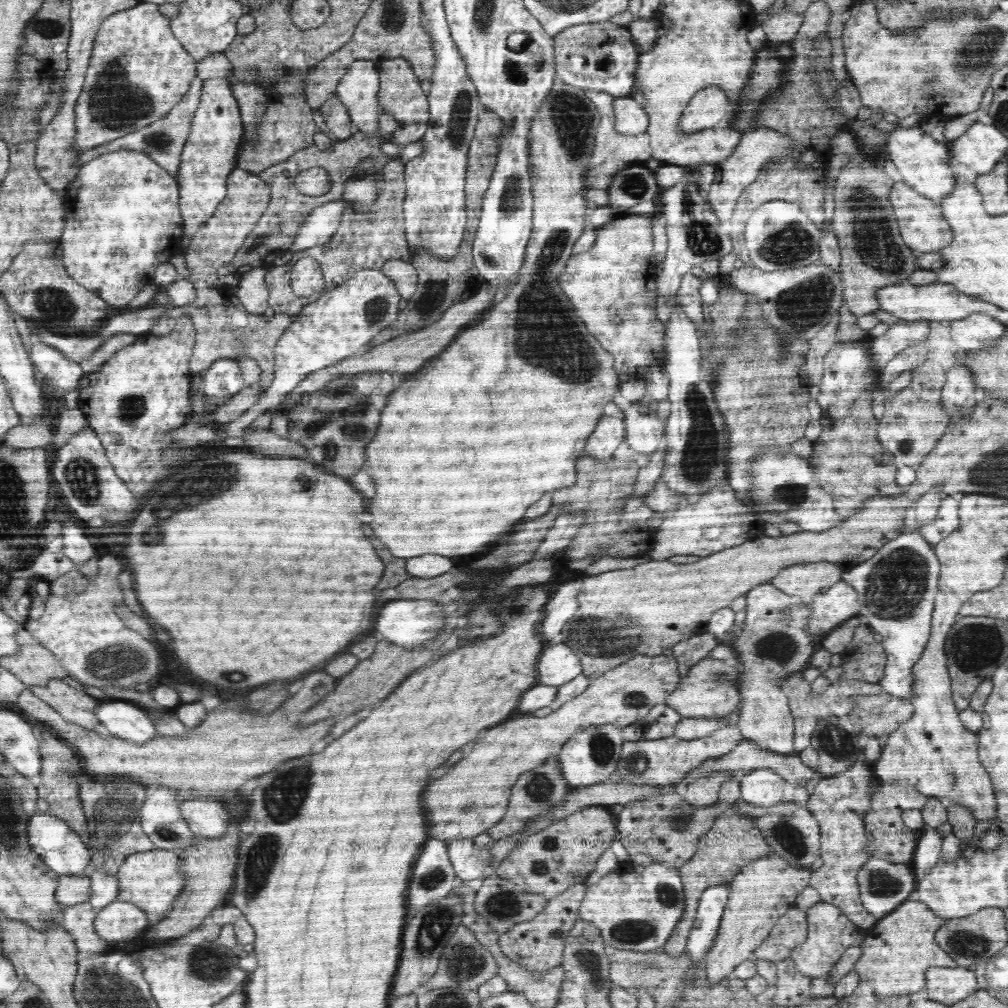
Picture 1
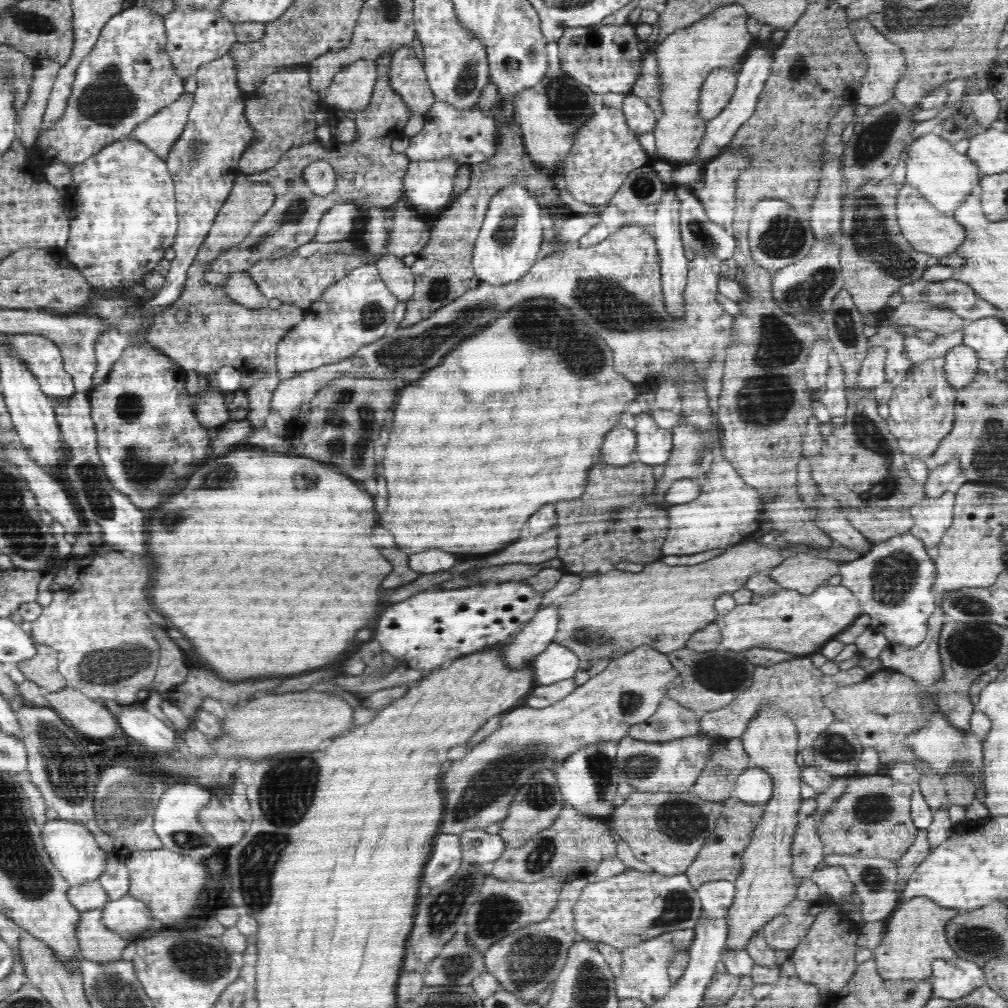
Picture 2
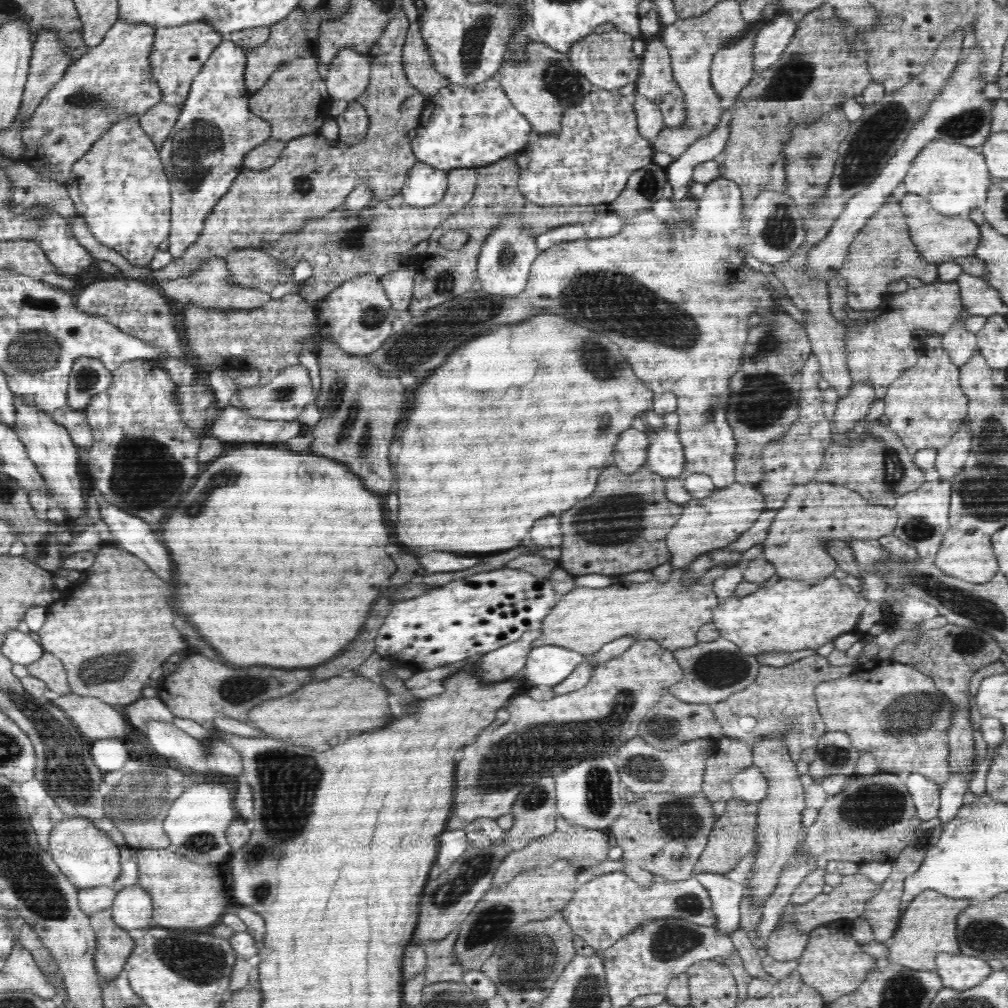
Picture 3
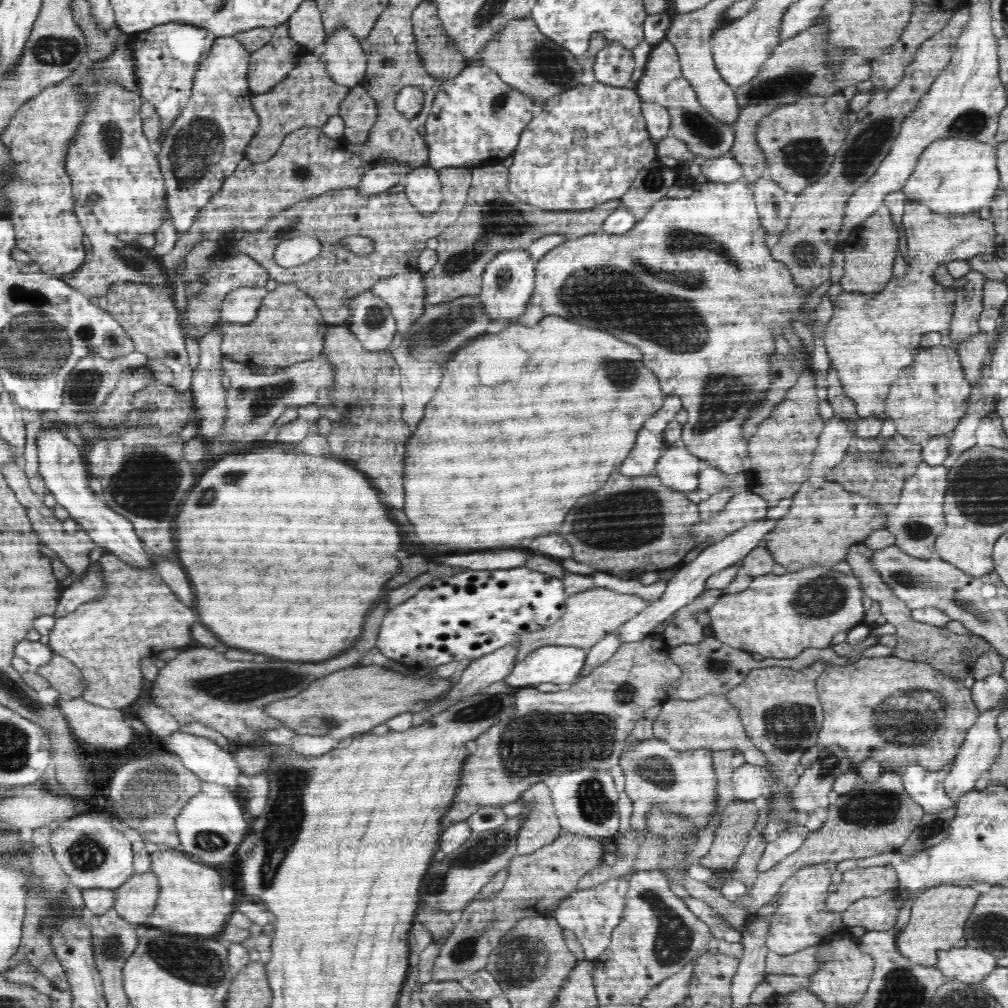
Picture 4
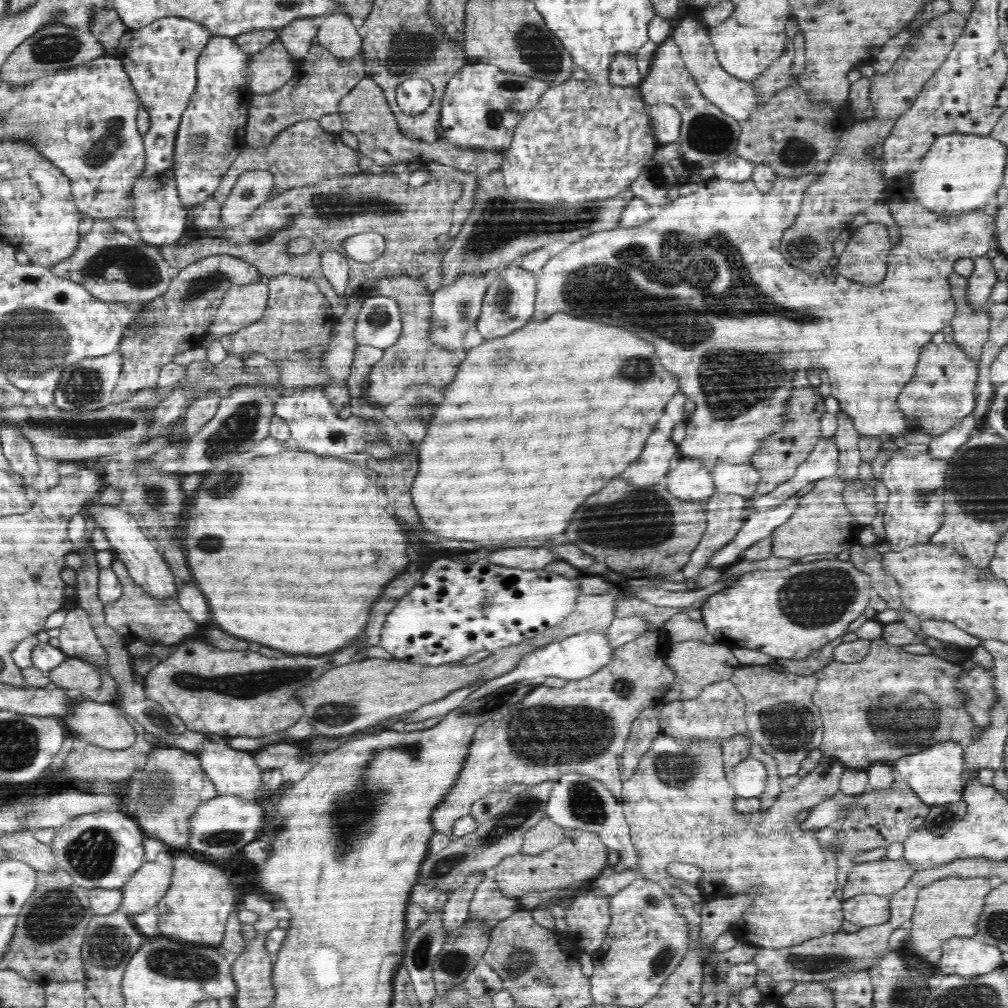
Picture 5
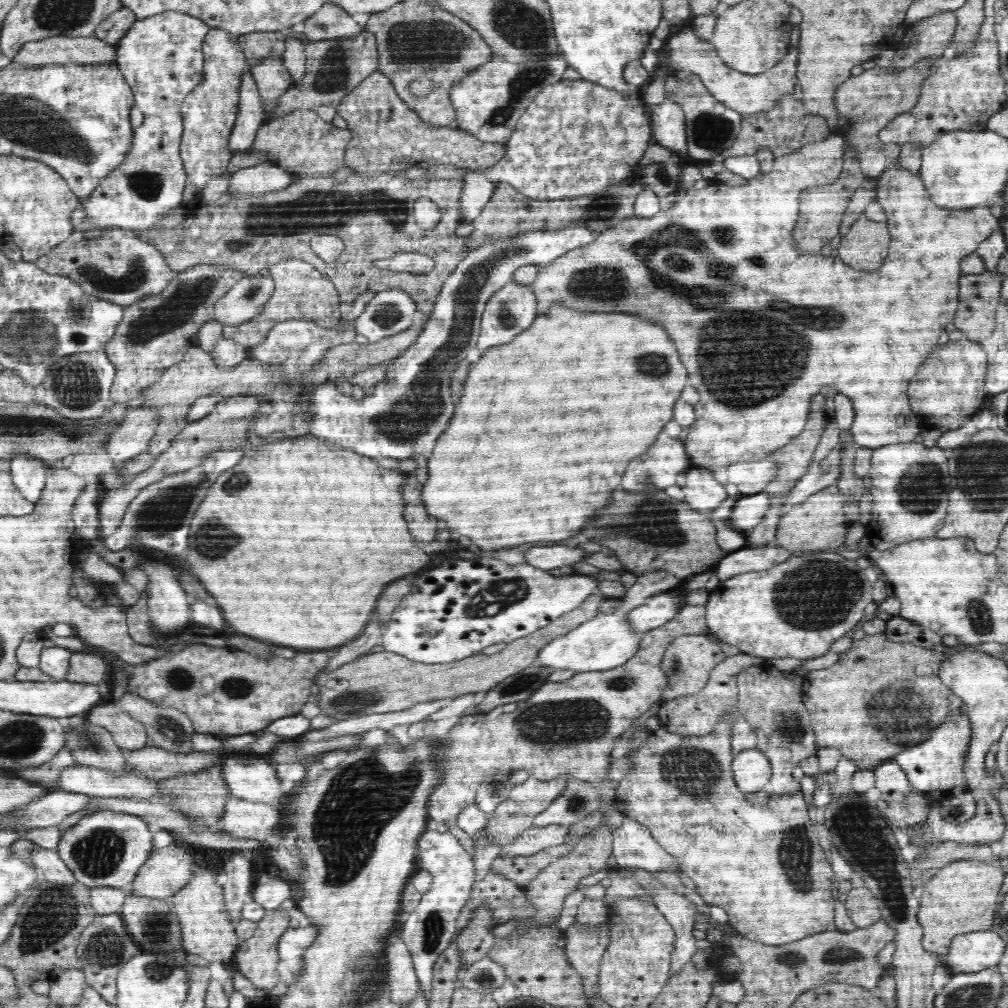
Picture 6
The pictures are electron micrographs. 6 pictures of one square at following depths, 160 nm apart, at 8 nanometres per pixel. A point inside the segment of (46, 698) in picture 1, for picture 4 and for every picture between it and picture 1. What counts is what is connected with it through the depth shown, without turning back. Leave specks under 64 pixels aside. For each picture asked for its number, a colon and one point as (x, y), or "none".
2: (92, 717)
3: (96, 719)
4: (94, 724)

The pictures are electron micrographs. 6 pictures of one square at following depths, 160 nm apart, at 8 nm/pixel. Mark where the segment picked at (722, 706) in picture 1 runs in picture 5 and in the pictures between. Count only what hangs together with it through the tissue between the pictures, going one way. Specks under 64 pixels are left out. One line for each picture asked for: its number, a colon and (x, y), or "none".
2: (710, 680)
3: (712, 671)
4: (708, 667)
5: (696, 665)

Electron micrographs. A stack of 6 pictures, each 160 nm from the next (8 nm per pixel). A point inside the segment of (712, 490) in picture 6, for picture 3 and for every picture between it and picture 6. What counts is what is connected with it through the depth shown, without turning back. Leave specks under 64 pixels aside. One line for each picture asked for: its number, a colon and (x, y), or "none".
3: (665, 454)
4: (678, 470)
5: (687, 479)

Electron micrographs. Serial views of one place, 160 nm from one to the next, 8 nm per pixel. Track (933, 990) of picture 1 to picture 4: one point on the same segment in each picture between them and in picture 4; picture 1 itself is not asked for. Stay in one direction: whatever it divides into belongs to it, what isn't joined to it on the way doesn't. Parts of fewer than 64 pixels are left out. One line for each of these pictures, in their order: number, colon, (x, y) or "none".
2: (951, 980)
3: (958, 972)
4: (968, 965)

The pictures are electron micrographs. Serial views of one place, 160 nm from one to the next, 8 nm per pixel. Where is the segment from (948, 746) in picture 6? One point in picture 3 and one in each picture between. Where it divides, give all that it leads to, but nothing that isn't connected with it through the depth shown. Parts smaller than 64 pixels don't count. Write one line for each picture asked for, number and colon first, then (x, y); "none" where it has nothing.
3: (925, 794)
4: (926, 787)
5: (935, 774)

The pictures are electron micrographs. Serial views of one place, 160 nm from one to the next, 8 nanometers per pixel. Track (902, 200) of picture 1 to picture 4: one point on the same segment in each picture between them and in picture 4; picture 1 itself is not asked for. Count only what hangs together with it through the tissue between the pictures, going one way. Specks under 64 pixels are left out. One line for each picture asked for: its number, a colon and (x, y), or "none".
2: (929, 231)
3: (939, 238)
4: (868, 347)

